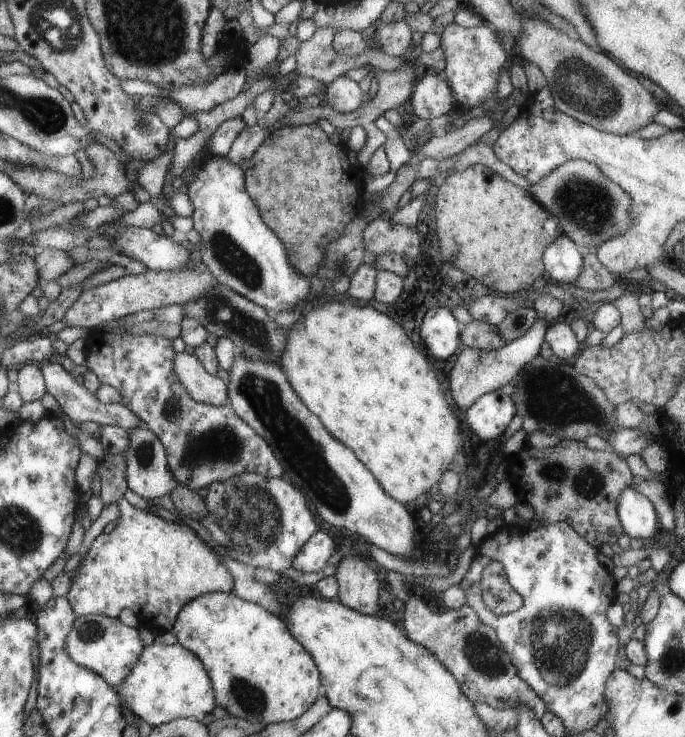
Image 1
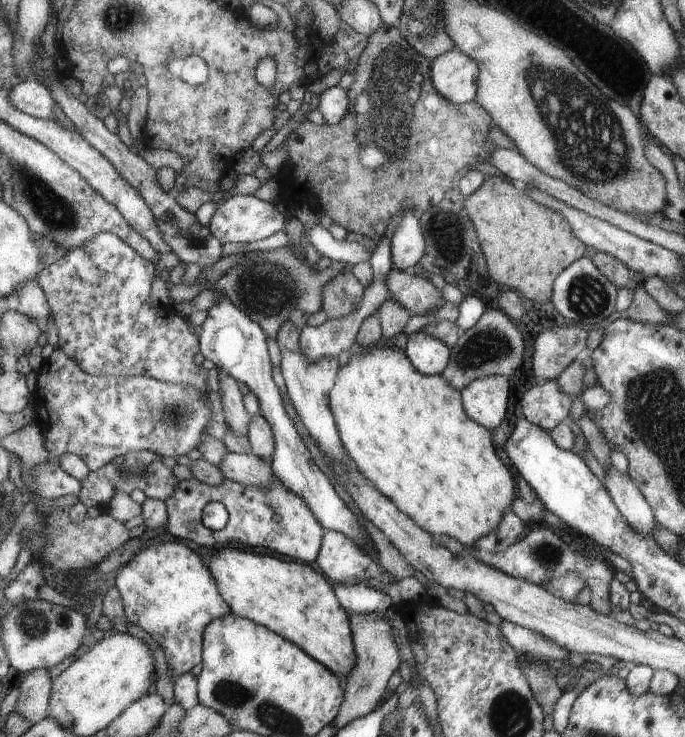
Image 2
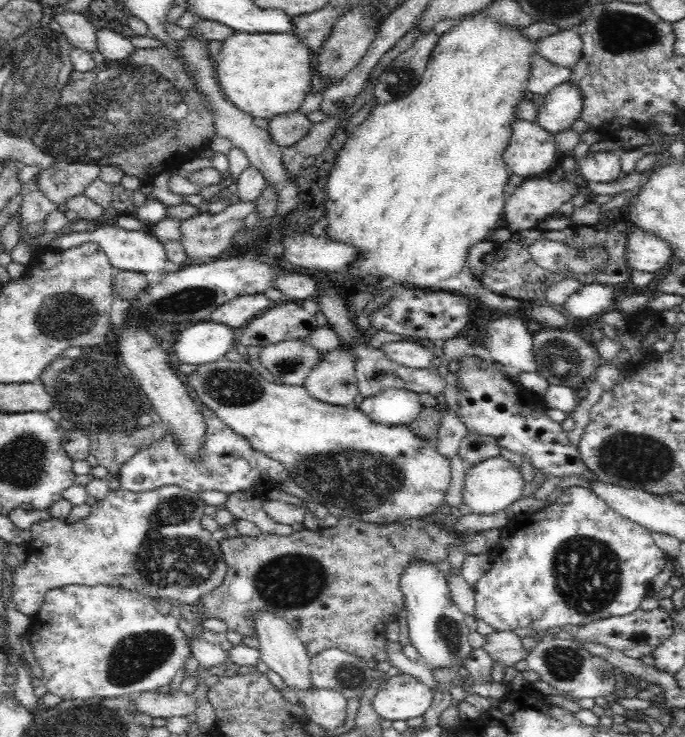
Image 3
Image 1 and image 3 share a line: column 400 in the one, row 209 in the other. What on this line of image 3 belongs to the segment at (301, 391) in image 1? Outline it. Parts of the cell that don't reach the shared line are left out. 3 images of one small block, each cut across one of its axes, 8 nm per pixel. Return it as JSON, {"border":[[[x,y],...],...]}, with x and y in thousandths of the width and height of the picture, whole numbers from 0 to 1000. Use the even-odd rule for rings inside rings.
{"border":[[[704,14],[688,19],[674,19],[674,22],[663,22],[660,38],[639,49],[636,62],[625,76],[622,94],[616,99],[613,113],[599,125],[599,129],[587,133],[587,136],[569,138],[569,141],[547,144],[536,163],[520,172],[517,182],[508,185],[502,199],[492,209],[493,214],[486,223],[486,229],[480,235],[479,251],[474,254],[474,261],[479,265],[479,271],[474,273],[474,293],[479,293],[477,320],[492,328],[509,331],[509,334],[514,331],[526,342],[528,353],[521,350],[508,366],[511,373],[517,370],[517,366],[526,366],[526,377],[520,377],[520,383],[531,385],[534,374],[543,374],[546,380],[569,377],[581,385],[593,385],[596,391],[619,391],[628,395],[651,393],[683,402],[691,404],[695,414],[707,414],[718,418],[718,421],[736,423],[752,421],[762,414],[761,408],[752,404],[718,398],[689,372],[680,357],[686,335],[707,327],[709,318],[715,318],[715,312],[724,309],[727,299],[733,299],[736,259],[742,250],[750,244],[736,220],[736,206],[742,201],[743,187],[747,186],[747,168],[756,163],[752,145],[766,133],[768,111],[777,98],[775,79],[782,76],[788,68],[785,54],[768,52],[762,41],[755,35],[739,35],[721,30],[717,24],[708,24]]]}

